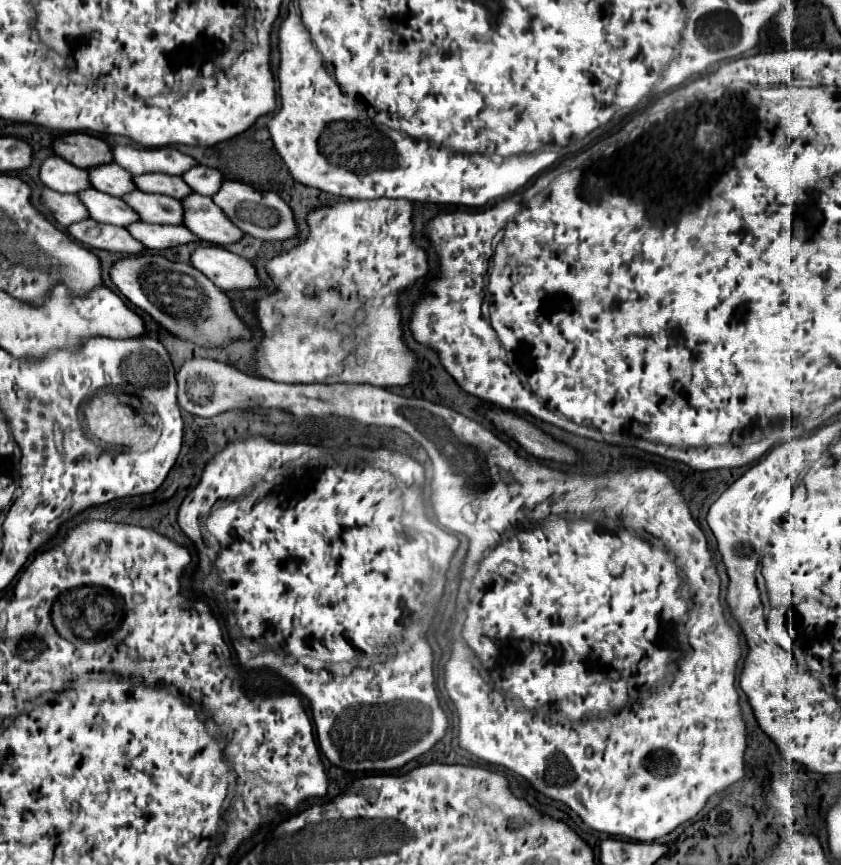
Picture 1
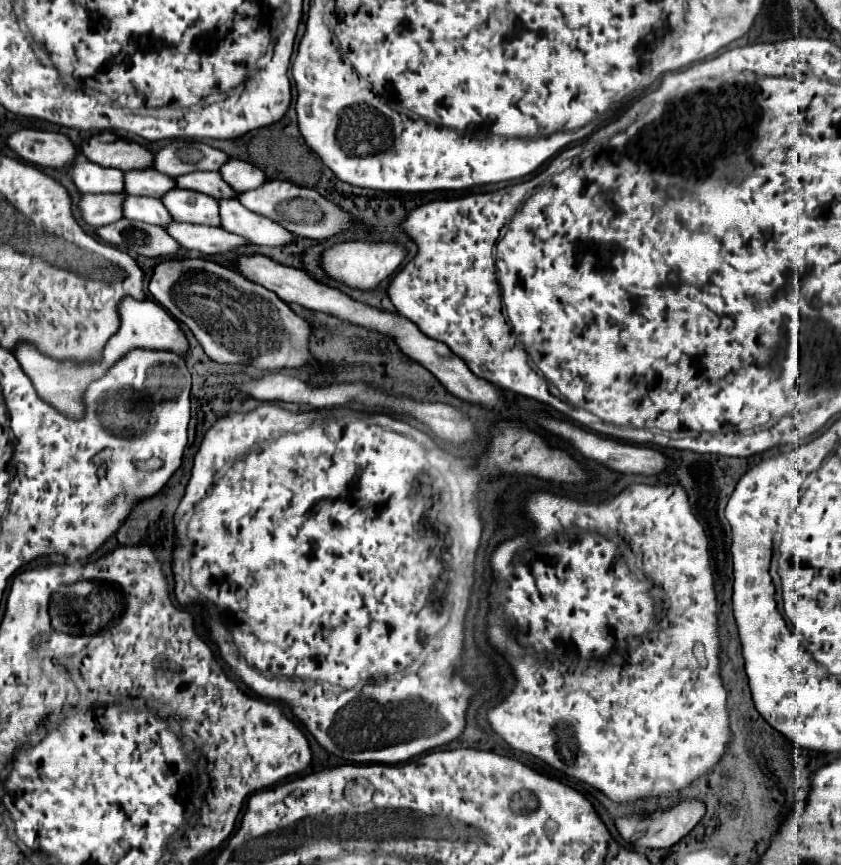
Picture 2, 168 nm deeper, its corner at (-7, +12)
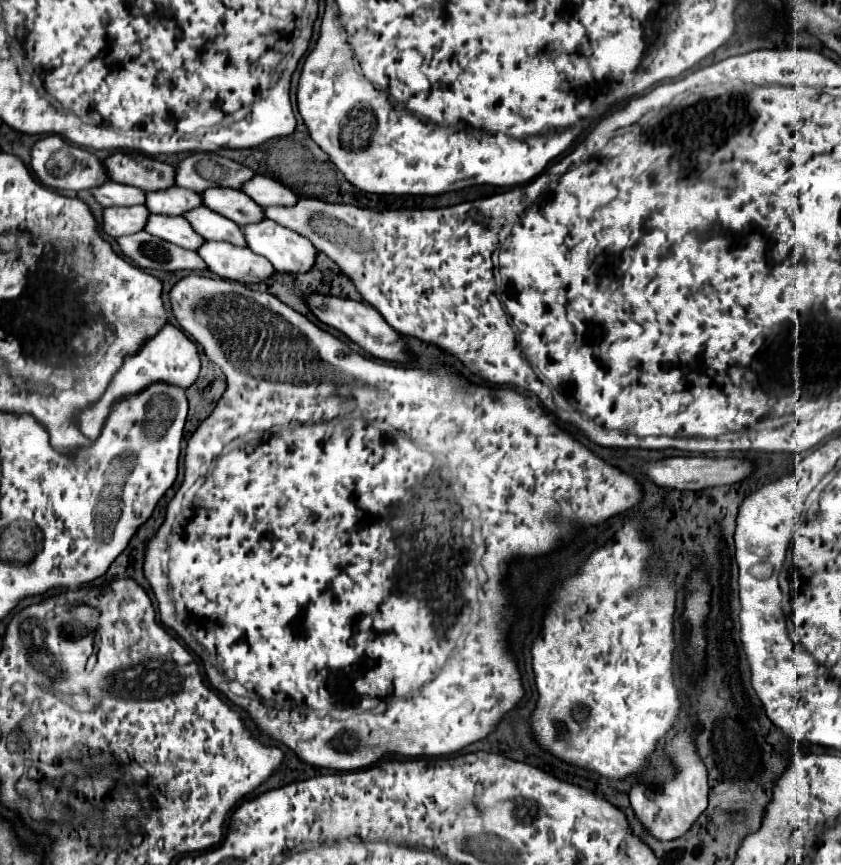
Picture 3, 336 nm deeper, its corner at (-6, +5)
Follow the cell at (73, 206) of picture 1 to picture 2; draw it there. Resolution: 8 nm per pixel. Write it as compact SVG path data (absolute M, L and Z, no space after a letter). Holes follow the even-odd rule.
M83 194L81 216L91 226L107 226L123 218L123 194Z

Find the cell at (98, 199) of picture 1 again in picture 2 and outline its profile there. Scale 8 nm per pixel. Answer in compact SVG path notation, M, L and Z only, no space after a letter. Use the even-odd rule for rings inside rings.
M127 194L127 200L123 204L123 214L129 220L139 220L139 222L147 222L163 228L167 228L167 222L173 222L163 202L159 198L147 198L147 196Z

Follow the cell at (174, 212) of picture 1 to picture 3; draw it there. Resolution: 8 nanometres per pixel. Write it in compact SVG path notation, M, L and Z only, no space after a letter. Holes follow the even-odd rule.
M198 205L182 213L182 217L186 217L192 229L198 235L202 235L206 241L230 241L234 245L246 245L242 237L242 229L234 221L226 219L224 215L210 211L206 205Z

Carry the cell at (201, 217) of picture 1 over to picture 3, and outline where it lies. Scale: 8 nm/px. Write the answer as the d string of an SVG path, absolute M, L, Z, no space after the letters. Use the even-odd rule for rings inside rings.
M270 219L242 225L242 233L246 237L246 245L254 253L266 257L276 271L304 273L314 265L314 245L296 231L290 231Z

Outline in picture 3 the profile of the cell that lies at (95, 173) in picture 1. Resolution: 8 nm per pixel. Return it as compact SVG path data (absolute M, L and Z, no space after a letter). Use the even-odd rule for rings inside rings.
M170 187L164 191L146 193L146 207L150 213L166 213L166 215L182 215L186 209L194 209L202 205L202 197L190 189Z

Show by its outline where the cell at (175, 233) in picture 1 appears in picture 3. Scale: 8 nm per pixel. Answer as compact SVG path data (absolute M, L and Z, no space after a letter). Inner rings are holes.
M204 241L196 253L206 261L206 267L222 279L258 283L274 273L266 257L256 255L248 247L238 247L226 241Z

